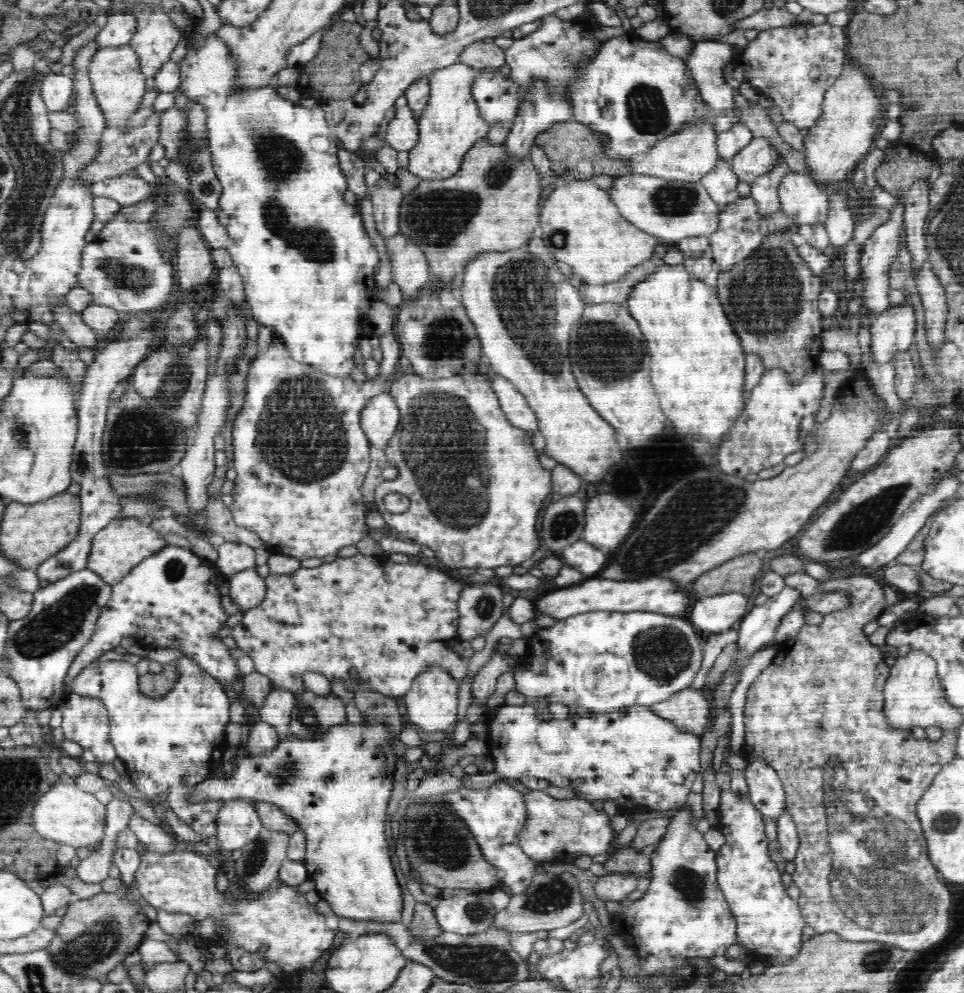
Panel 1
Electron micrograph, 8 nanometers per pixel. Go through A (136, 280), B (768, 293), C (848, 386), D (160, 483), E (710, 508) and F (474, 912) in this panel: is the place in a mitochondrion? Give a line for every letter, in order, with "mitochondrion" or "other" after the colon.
A: mitochondrion
B: mitochondrion
C: other
D: mitochondrion
E: mitochondrion
F: mitochondrion

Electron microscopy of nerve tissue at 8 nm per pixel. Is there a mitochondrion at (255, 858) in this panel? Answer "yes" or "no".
yes

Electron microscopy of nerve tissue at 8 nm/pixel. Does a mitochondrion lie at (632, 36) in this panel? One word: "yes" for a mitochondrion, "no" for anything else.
no

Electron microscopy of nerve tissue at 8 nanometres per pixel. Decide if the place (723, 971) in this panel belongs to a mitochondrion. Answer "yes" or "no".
no

